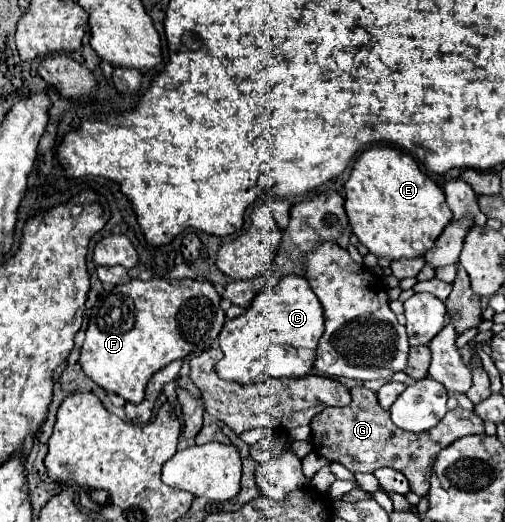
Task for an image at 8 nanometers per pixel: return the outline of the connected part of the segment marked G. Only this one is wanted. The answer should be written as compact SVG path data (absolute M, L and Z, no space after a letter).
M355 386L351 388L351 404L343 408L325 408L321 414L317 414L311 422L311 436L313 436L313 448L319 456L327 458L329 462L339 462L351 472L373 472L377 468L389 466L405 474L409 480L411 492L417 496L423 496L429 492L429 478L431 478L431 466L445 446L455 442L457 438L463 438L467 434L481 434L483 432L483 420L477 418L477 414L467 412L463 408L449 410L445 418L431 430L413 434L397 428L389 412L379 406L375 394L369 388Z

